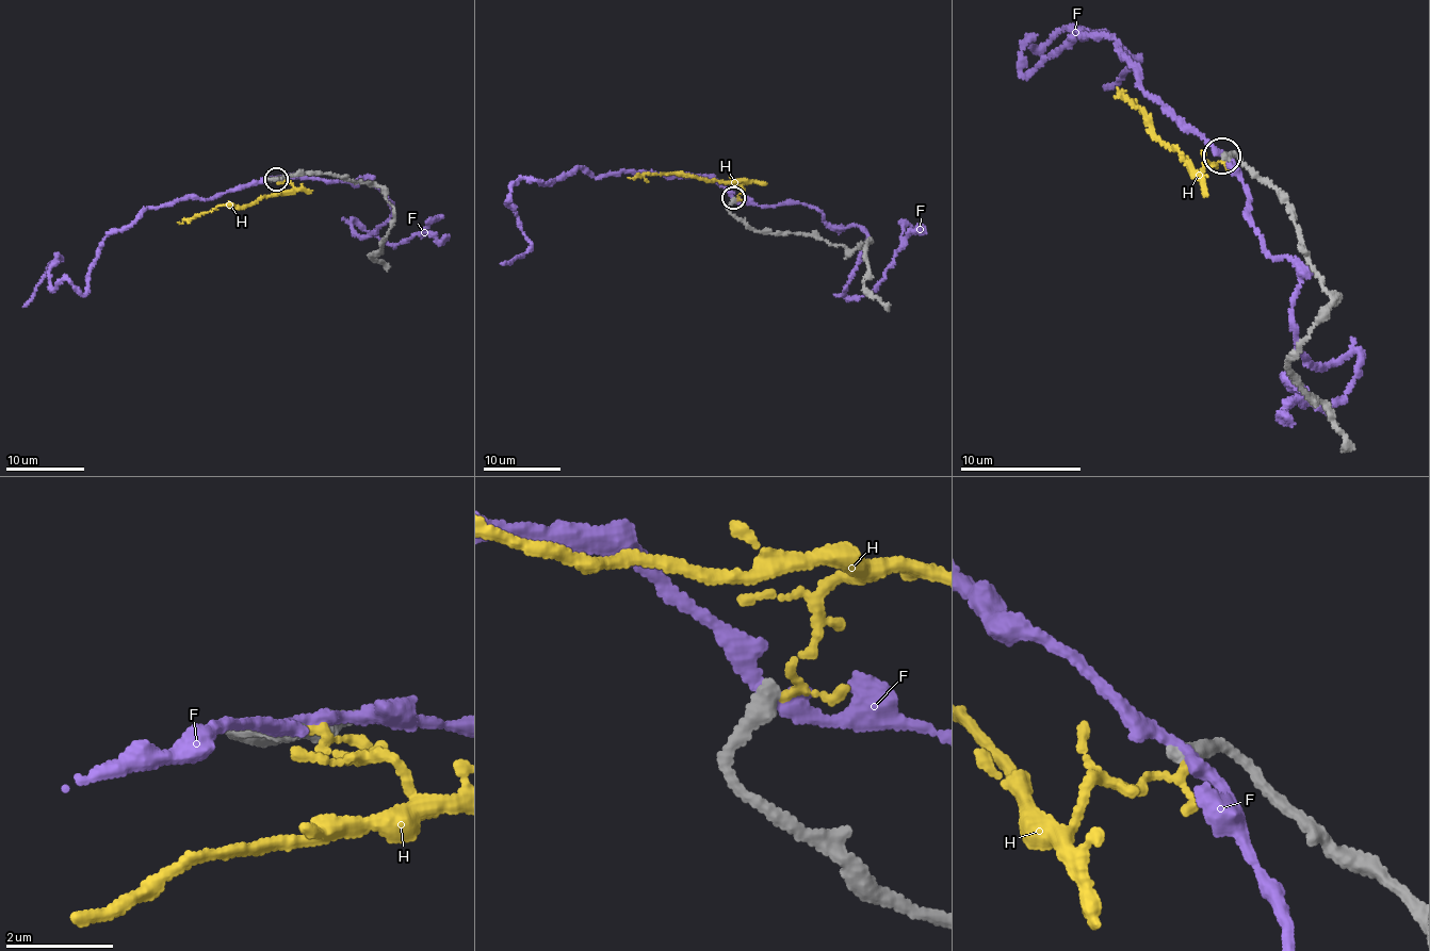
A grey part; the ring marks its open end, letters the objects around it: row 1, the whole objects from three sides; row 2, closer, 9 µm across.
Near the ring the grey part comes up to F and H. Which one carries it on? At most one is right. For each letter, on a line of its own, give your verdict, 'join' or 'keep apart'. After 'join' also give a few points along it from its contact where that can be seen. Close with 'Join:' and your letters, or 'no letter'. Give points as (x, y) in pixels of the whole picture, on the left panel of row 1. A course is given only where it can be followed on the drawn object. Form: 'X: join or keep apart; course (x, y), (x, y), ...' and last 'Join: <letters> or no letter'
F: keep apart
H: keep apart
Join: no letter

